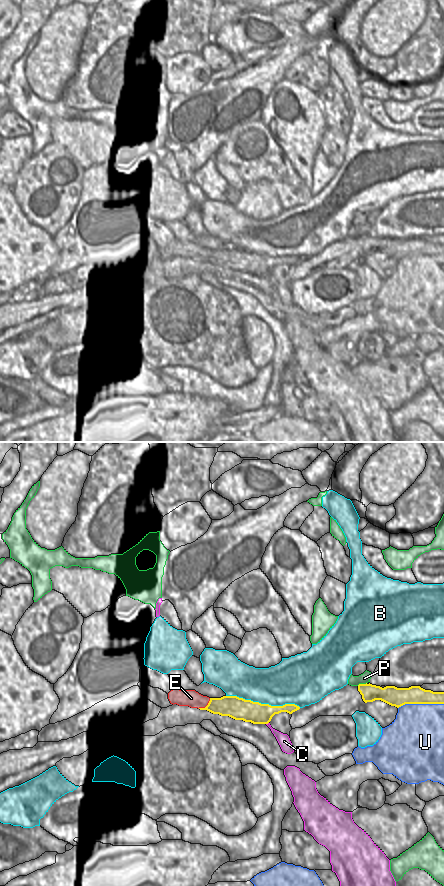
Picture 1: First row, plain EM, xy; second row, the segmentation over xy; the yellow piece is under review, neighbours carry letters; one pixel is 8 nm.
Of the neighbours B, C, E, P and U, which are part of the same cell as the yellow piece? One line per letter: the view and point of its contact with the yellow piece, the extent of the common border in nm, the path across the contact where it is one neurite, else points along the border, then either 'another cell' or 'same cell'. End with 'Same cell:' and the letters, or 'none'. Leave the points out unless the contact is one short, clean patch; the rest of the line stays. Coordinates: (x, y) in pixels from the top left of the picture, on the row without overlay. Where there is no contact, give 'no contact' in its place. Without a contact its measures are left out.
B: meets yellow in xy at (263, 256); contact 600 nm long; another cell
C: meets yellow in xy at (267, 275); contact 30 nm long; another cell
E: meets yellow in xy at (206, 258); contact 130 nm long; runs through xy (237, 260), (233, 258), (206, 258), (202, 254), (191, 250); same cell
P: meets yellow in xy at (361, 236); contact 80 nm long; another cell
U: meets yellow in xy at (420, 255); contact 380 nm long; another cell
Same cell: E

